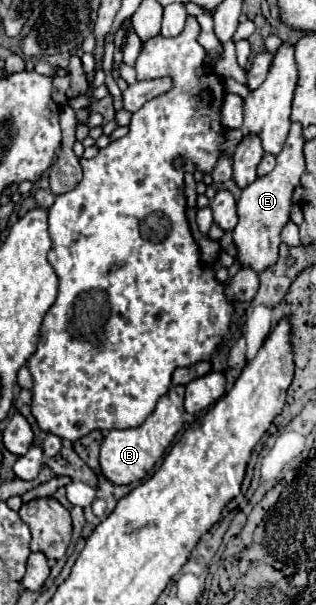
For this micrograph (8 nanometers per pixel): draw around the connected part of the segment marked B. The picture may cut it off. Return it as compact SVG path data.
M184 386L170 388L156 404L156 410L146 418L138 428L128 430L110 430L100 448L100 468L102 474L112 484L130 484L146 476L148 470L154 468L158 458L166 452L166 448L174 442L178 430L182 428L184 414Z

